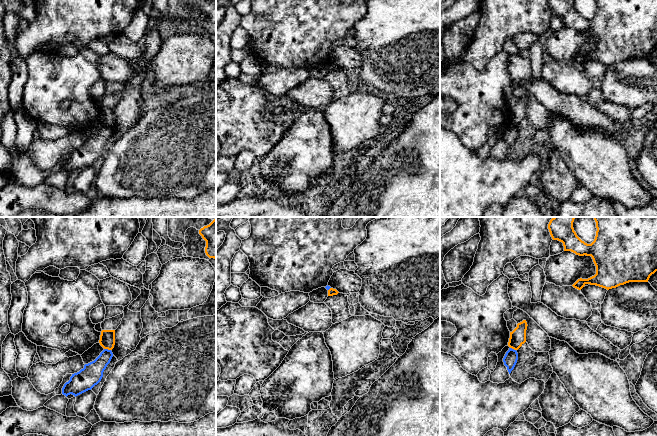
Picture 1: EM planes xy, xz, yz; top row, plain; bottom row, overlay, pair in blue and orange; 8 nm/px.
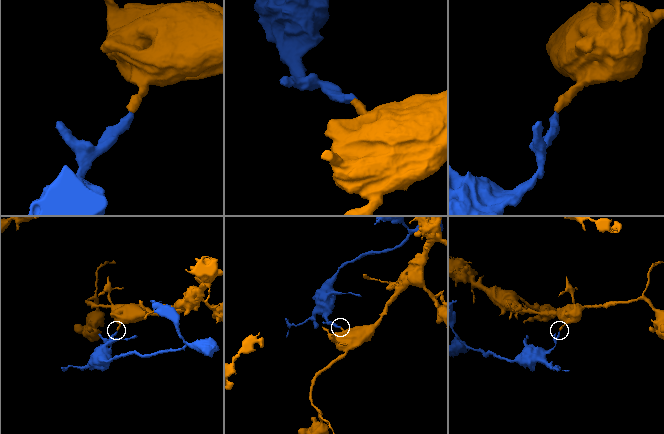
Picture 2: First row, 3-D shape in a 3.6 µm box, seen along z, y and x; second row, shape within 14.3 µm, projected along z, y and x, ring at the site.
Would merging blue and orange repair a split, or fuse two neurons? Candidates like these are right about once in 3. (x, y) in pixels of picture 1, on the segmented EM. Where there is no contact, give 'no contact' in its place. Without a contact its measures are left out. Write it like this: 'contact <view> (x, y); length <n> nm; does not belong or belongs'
contact xy (107, 349); length 60 nm; does not belong

